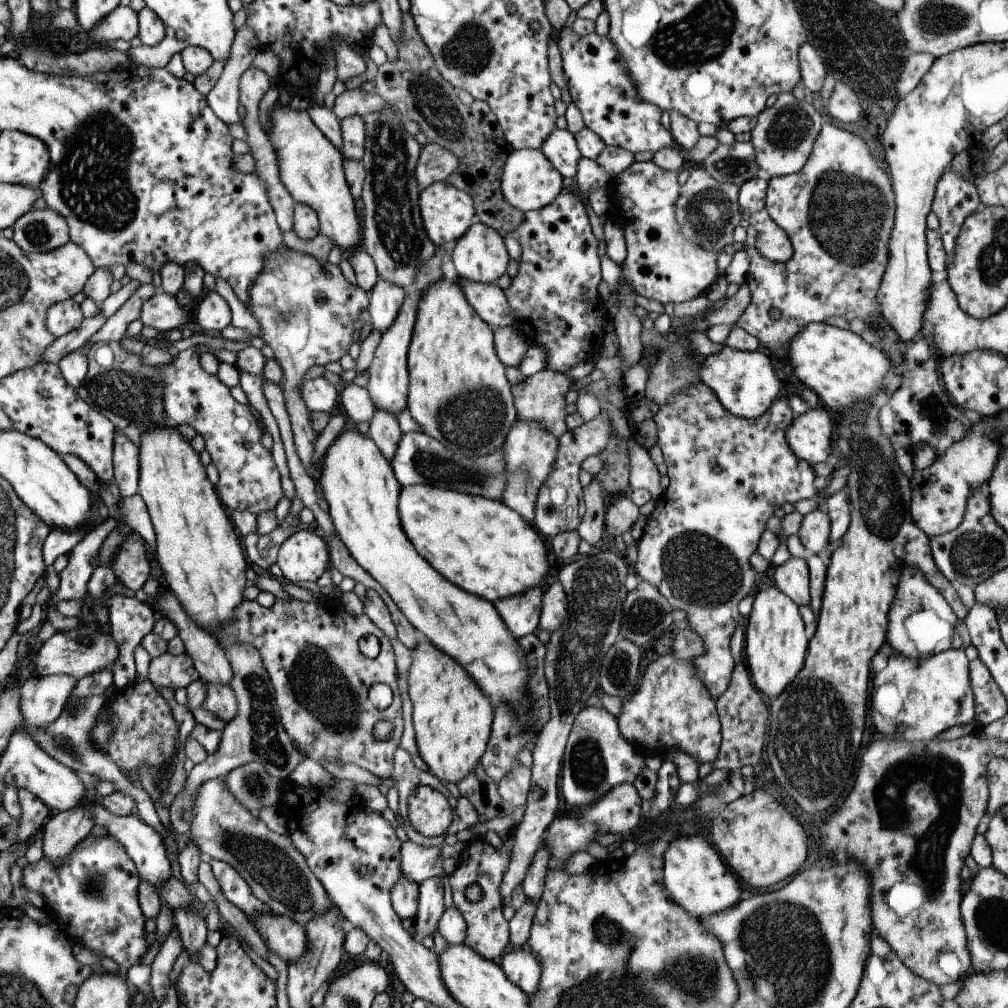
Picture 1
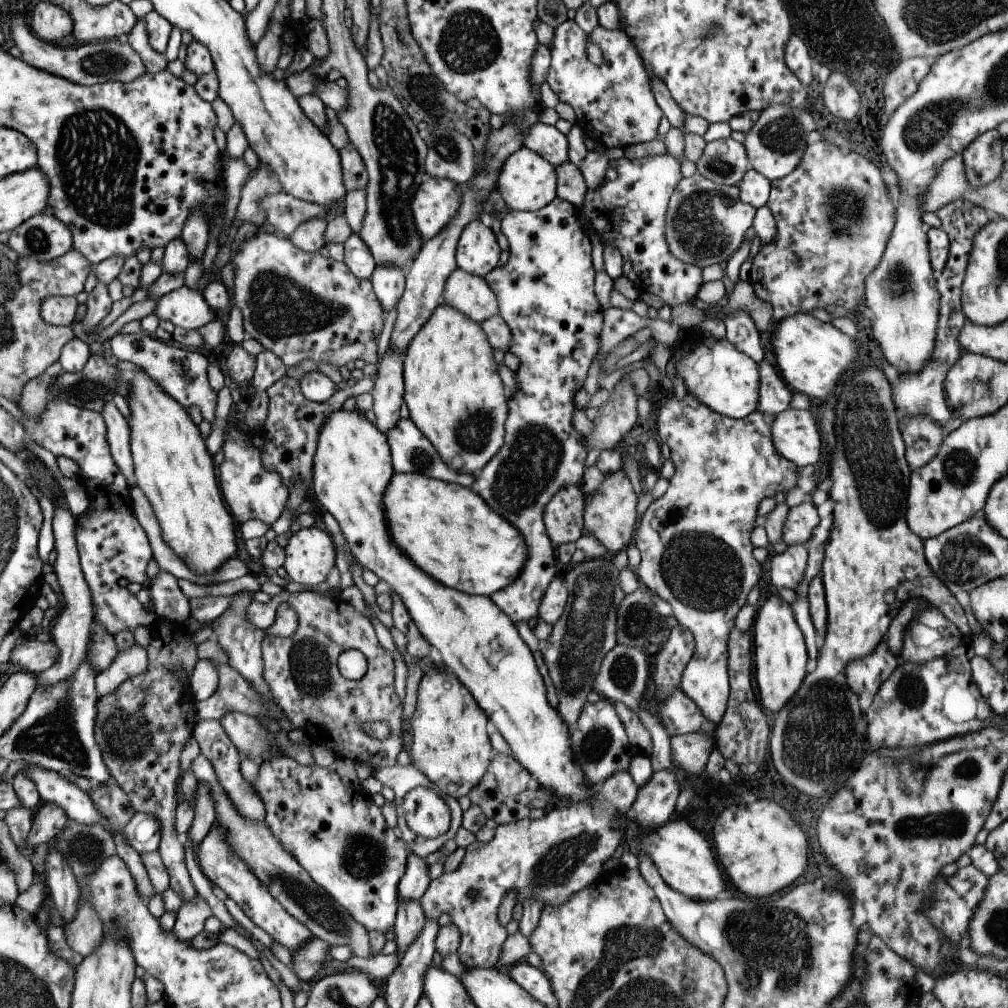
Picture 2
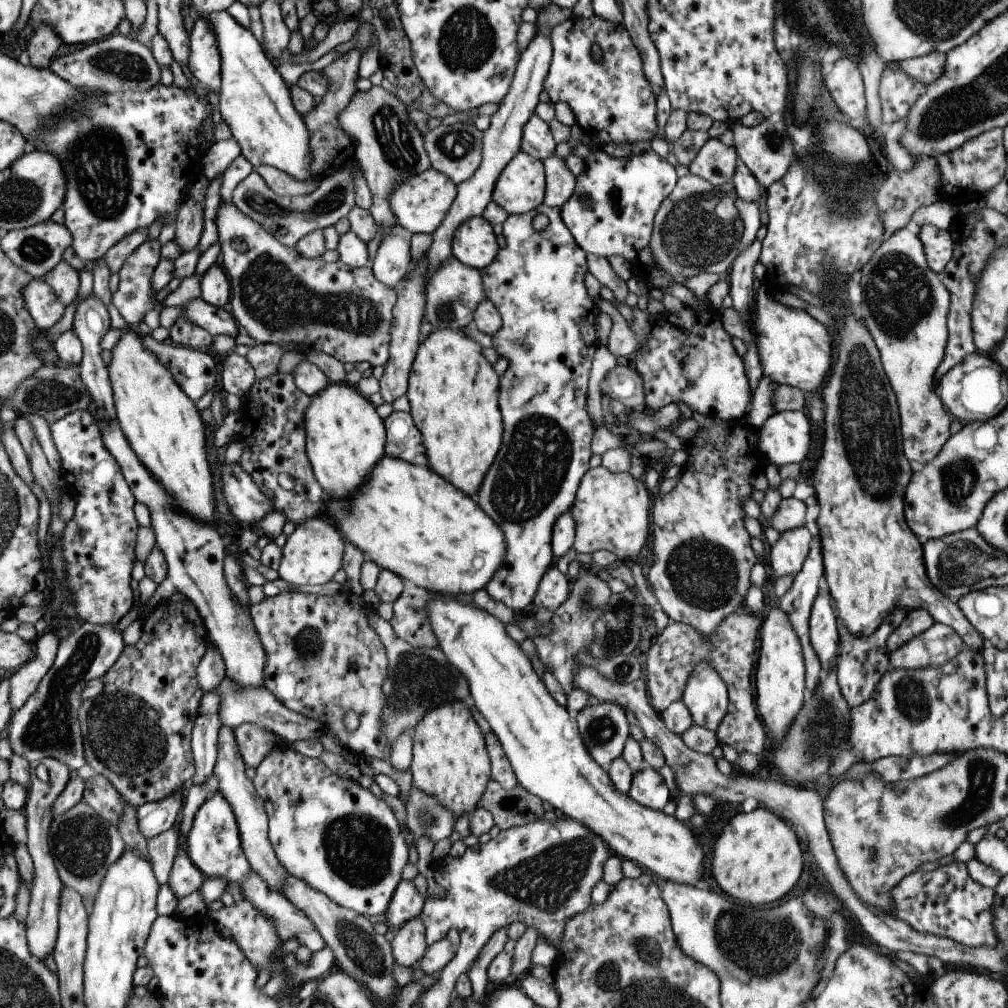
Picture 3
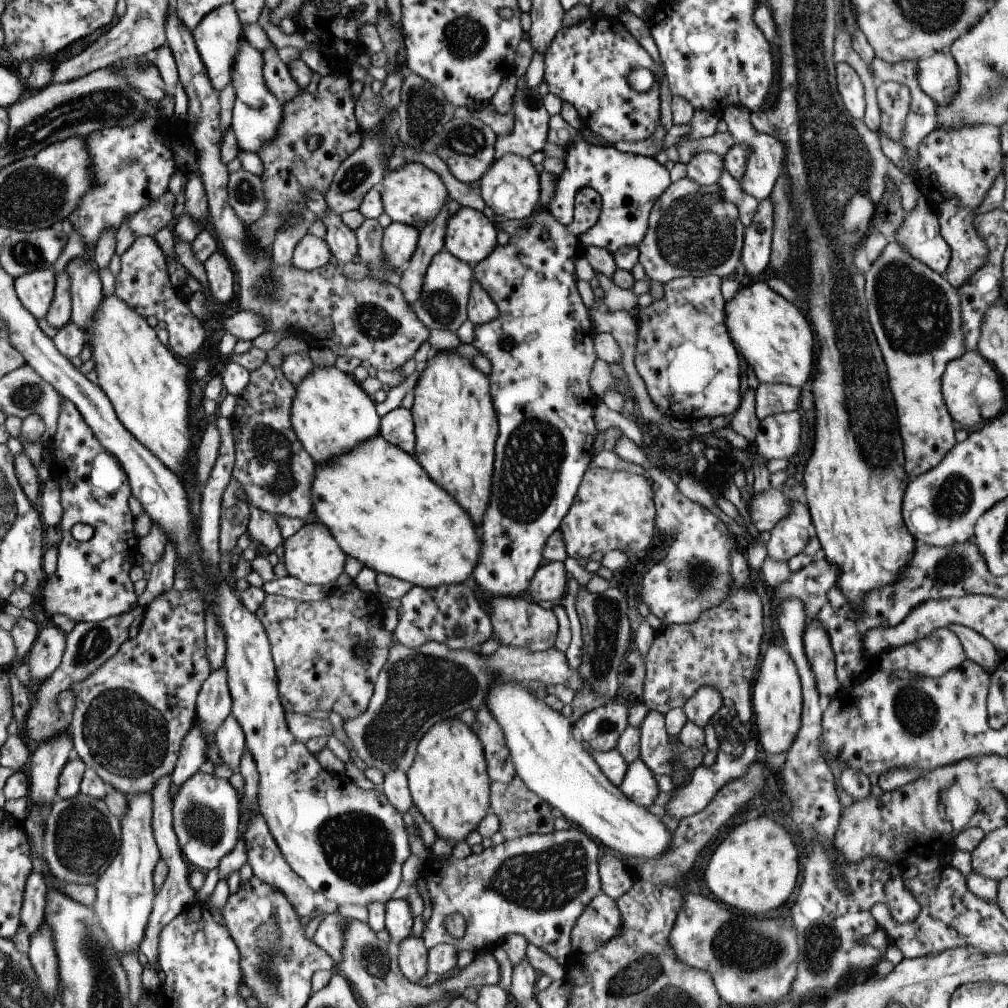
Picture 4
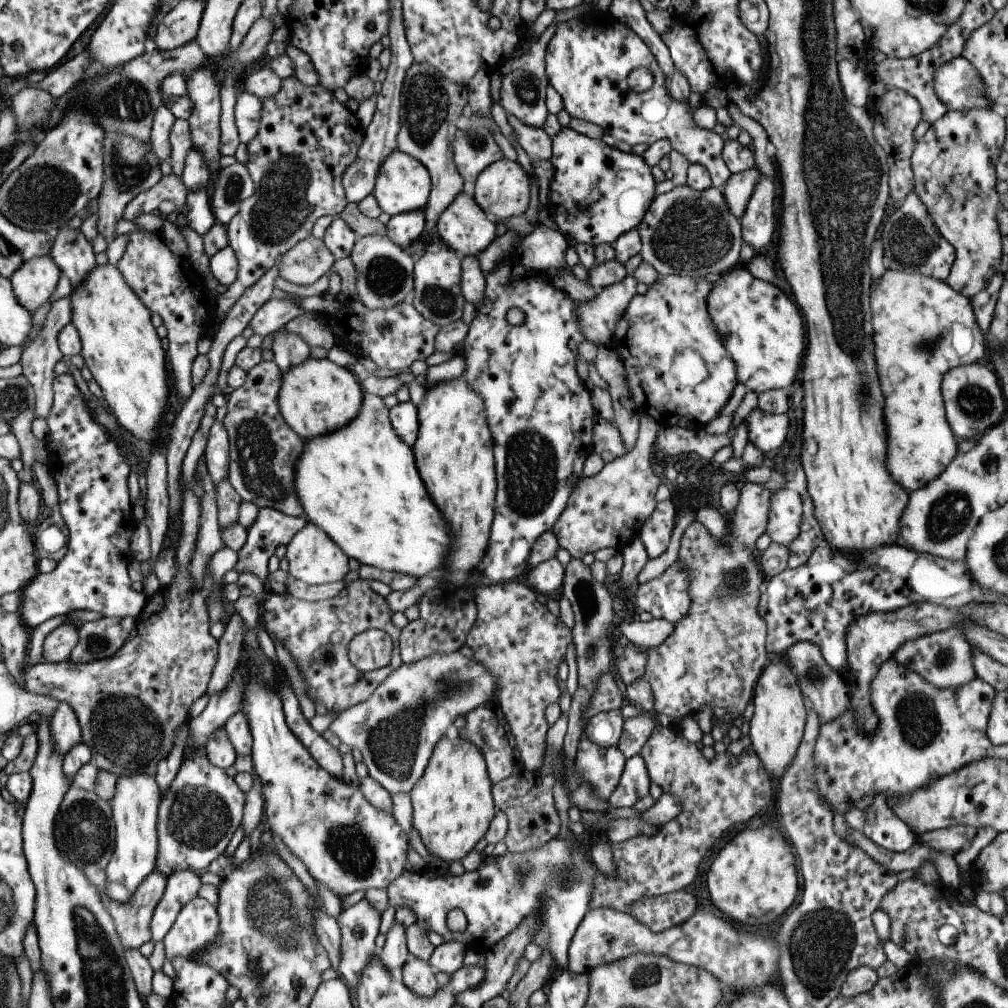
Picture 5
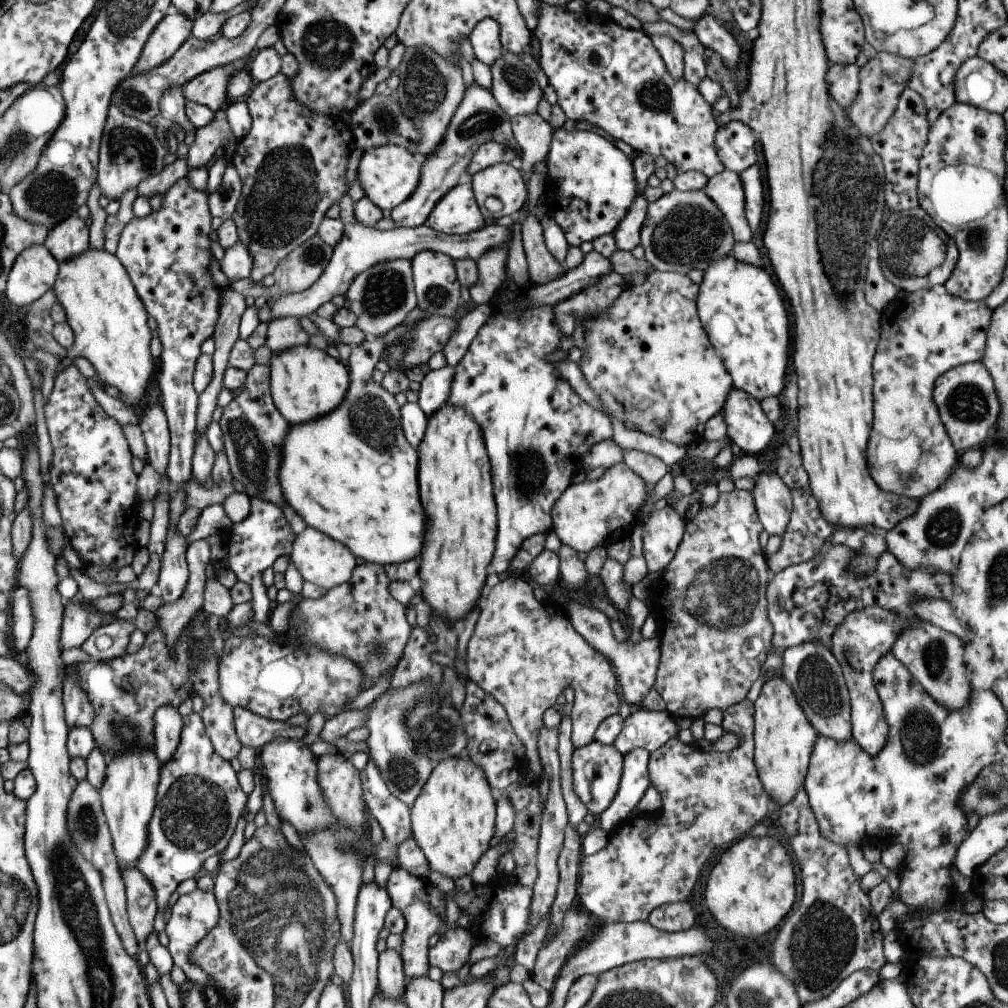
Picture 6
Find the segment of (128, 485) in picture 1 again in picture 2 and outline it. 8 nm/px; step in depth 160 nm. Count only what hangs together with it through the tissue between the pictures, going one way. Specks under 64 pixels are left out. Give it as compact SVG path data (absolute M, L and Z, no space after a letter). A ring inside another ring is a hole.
M112 401L105 402L100 416L105 422L106 440L113 464L119 468L125 484L129 488L136 487L133 473L133 462L129 449L129 426Z

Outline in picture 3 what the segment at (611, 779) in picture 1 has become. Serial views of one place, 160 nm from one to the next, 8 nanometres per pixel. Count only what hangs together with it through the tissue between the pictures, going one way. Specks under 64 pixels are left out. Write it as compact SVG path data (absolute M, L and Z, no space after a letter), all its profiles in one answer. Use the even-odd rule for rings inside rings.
M599 701L598 704L593 706L587 705L581 708L574 720L576 721L579 738L585 746L588 756L591 756L595 764L605 770L607 765L621 756L624 743L630 737L627 720L621 707L614 703Z

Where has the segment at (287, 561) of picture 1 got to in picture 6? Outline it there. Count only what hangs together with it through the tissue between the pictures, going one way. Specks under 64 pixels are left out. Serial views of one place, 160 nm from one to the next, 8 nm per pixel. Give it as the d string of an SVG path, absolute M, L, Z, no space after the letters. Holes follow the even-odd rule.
M306 527L295 535L288 557L289 562L295 566L295 570L299 572L303 581L308 581L325 590L330 590L347 582L356 566L353 554L343 544L310 527Z

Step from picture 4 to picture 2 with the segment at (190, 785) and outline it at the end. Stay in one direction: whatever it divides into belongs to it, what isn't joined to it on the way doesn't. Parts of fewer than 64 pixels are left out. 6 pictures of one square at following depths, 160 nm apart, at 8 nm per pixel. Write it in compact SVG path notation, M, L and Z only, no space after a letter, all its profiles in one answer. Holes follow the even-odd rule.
M213 822L213 826L209 828L209 832L205 834L205 838L197 844L198 852L195 853L195 861L201 873L205 876L209 884L221 889L227 898L233 900L235 904L243 911L243 914L258 928L263 930L271 937L273 942L285 946L289 951L295 948L301 948L303 944L307 944L307 940L311 940L311 932L292 918L279 906L271 894L267 892L267 888L263 888L263 884L259 884L259 880L251 874L251 870L243 864L243 860L239 860L229 844L225 842L225 830Z

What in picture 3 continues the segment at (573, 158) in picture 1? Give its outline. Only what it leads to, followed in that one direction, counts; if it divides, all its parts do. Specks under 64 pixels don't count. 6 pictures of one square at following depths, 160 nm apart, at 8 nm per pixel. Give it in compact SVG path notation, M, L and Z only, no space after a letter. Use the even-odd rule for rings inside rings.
M531 114L523 126L520 148L528 156L543 161L552 157L555 142L548 128L548 124Z

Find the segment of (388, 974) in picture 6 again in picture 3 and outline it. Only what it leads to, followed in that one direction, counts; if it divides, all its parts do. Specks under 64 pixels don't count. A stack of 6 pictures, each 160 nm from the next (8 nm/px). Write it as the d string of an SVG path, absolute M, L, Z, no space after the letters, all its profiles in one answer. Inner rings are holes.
M401 880L389 900L385 910L385 920L389 928L399 928L403 922L418 918L423 907L424 897L415 890L411 880Z

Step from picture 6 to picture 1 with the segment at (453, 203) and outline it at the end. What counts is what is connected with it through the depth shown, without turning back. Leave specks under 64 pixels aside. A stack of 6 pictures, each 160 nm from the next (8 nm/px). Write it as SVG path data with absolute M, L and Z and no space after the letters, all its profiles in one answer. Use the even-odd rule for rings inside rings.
M477 221L472 222L467 230L451 246L451 262L459 278L476 283L495 283L505 272L509 257L500 234Z

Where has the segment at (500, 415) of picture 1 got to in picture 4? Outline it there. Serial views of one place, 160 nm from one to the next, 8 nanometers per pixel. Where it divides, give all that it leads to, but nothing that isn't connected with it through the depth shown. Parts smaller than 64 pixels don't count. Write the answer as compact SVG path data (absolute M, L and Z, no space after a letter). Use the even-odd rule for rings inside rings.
M452 350L435 352L419 366L410 414L414 426L412 456L427 476L439 484L479 526L489 502L493 472L493 442L499 426L489 393L489 380L469 359Z

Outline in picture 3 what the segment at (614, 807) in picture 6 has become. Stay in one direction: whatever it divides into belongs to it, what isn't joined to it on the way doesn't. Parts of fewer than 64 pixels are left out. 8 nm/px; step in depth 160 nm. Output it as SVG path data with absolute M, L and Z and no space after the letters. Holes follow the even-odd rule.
M648 766L633 773L627 796L633 802L637 802L639 806L655 812L661 812L666 802L671 800L667 786L663 783L661 776Z

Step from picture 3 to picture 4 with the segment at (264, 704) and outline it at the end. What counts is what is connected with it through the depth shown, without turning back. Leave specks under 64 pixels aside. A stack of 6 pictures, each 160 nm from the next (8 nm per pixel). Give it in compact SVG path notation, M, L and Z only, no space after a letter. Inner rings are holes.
M284 712L283 720L287 730L299 743L305 743L314 737L329 737L332 727L327 719L314 719L305 713Z

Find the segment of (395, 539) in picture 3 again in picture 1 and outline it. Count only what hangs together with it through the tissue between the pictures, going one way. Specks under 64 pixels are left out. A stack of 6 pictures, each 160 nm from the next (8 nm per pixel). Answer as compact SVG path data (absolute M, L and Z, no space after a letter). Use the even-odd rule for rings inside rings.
M428 484L400 487L397 497L397 514L404 535L419 556L423 556L431 568L435 568L445 580L461 590L485 598L489 602L519 594L533 585L546 584L553 571L549 568L538 531L500 500L487 500L481 496Z

